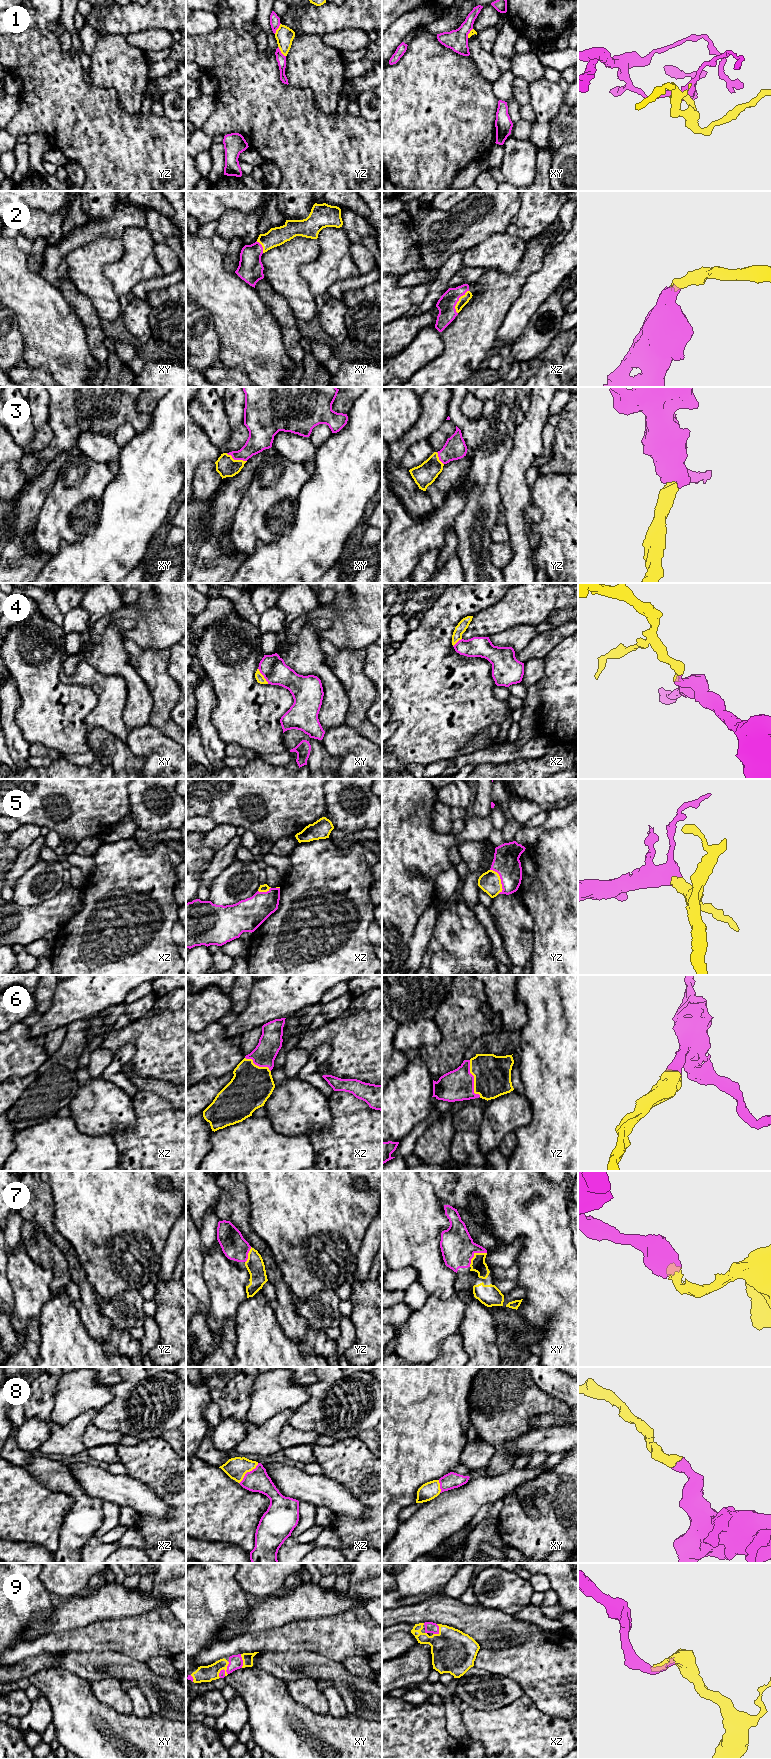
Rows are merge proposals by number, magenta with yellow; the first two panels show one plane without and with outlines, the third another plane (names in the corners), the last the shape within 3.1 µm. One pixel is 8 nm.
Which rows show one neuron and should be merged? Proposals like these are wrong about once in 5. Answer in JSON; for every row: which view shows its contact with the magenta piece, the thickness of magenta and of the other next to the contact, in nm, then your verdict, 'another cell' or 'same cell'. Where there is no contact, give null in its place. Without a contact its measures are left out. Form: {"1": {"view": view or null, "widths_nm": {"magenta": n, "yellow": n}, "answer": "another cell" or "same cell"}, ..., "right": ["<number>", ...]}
{"1": {"view": "yz", "widths_nm": {"magenta": 80, "yellow": 150}, "answer": "another cell"}, "2": {"view": "xz", "widths_nm": {"magenta": 150, "yellow": 80}, "answer": "same cell"}, "3": {"view": "xy", "widths_nm": {"magenta": 180, "yellow": 170}, "answer": "same cell"}, "4": {"view": "xy", "widths_nm": {"magenta": 200, "yellow": 70}, "answer": "same cell"}, "5": {"view": "yz", "widths_nm": {"magenta": 220, "yellow": 170}, "answer": "same cell"}, "6": {"view": "yz", "widths_nm": {"magenta": 260, "yellow": 300}, "answer": "same cell"}, "7": {"view": "xy", "widths_nm": {"magenta": 260, "yellow": 120}, "answer": "same cell"}, "8": {"view": "xz", "widths_nm": {"magenta": 190, "yellow": 170}, "answer": "same cell"}, "9": {"view": "xz", "widths_nm": {"magenta": 90, "yellow": 340}, "answer": "same cell"}, "right": ["2", "3", "4", "5", "6", "7", "8", "9"]}

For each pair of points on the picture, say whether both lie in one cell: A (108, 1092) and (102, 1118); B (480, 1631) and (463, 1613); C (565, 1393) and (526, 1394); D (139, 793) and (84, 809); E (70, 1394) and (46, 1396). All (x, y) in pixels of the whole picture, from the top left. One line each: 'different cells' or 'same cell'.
A: same cell
B: same cell
C: different cells
D: different cells
E: different cells

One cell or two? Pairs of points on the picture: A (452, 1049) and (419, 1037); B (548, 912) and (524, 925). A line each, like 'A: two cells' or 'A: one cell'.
A: two cells
B: two cells

